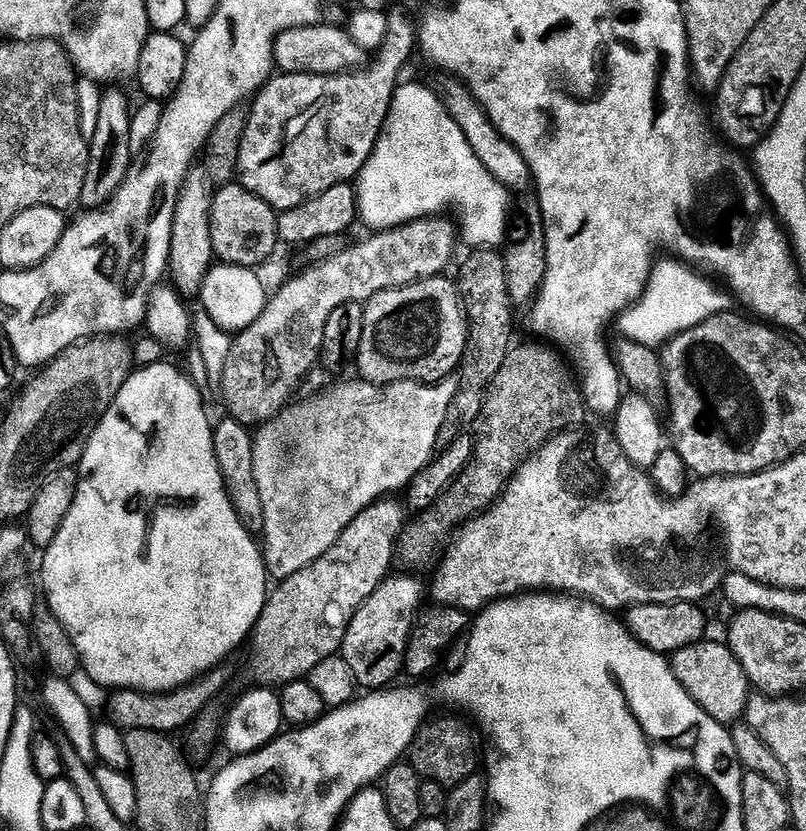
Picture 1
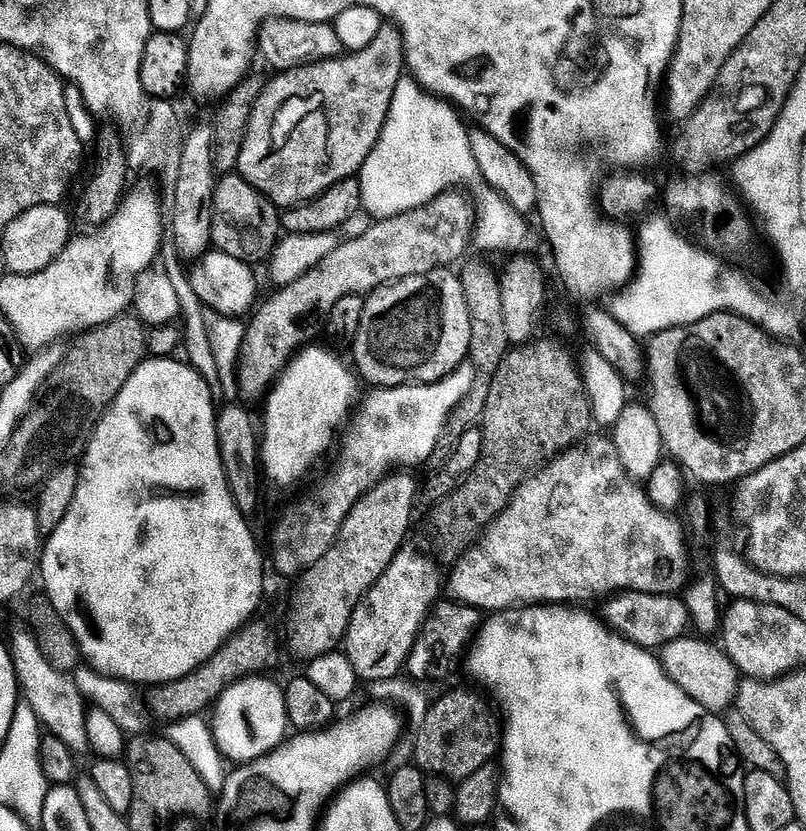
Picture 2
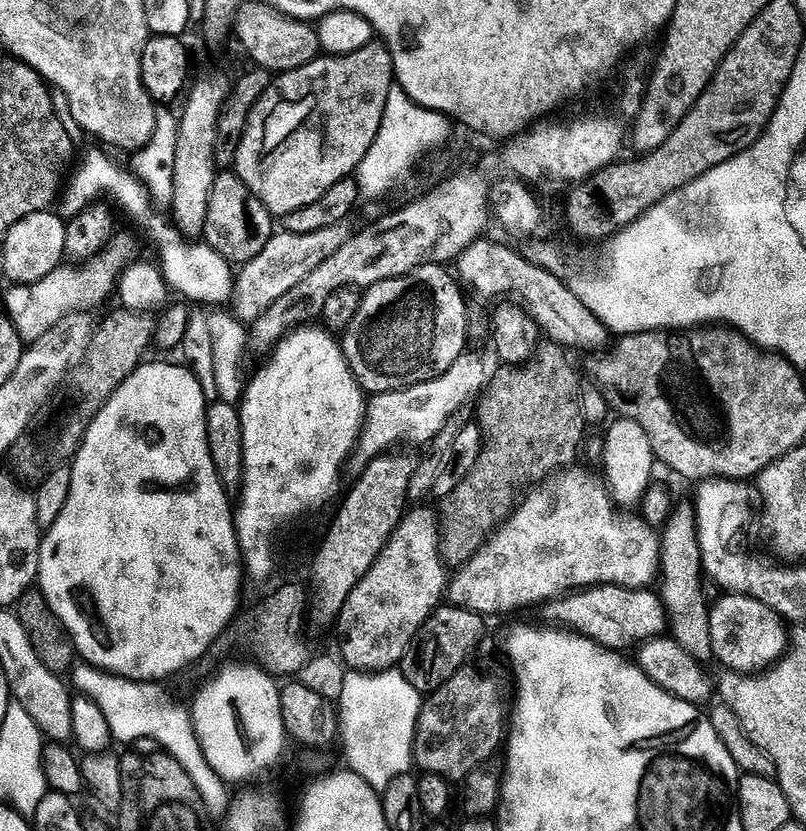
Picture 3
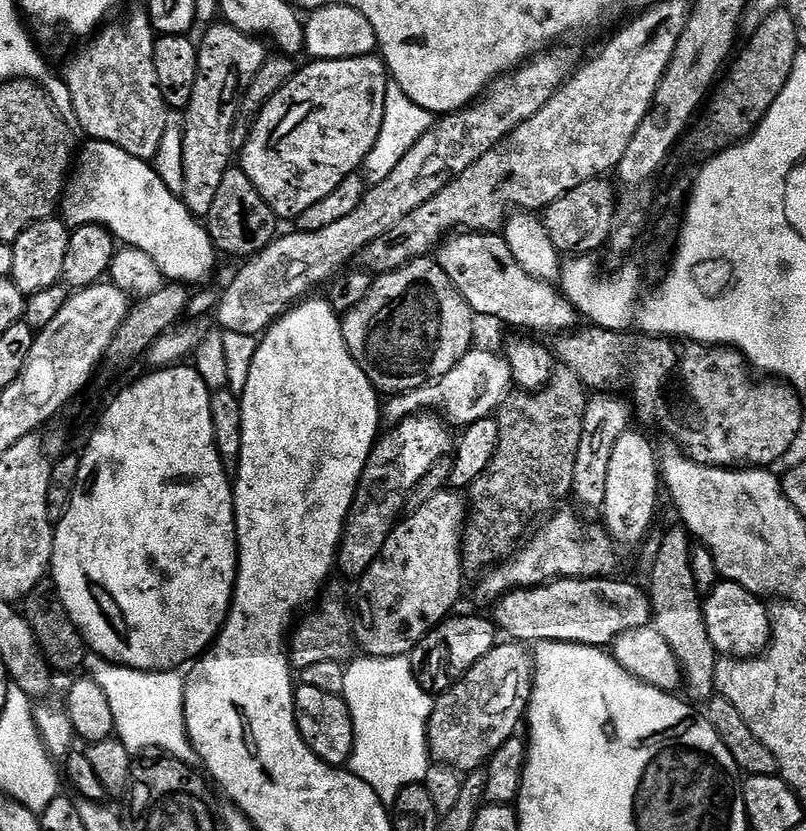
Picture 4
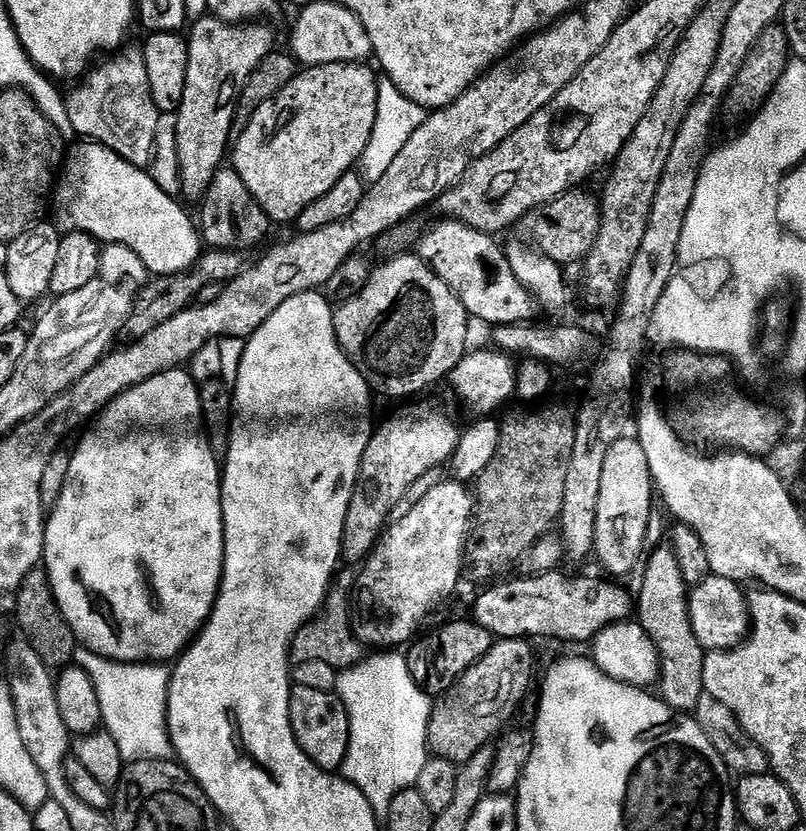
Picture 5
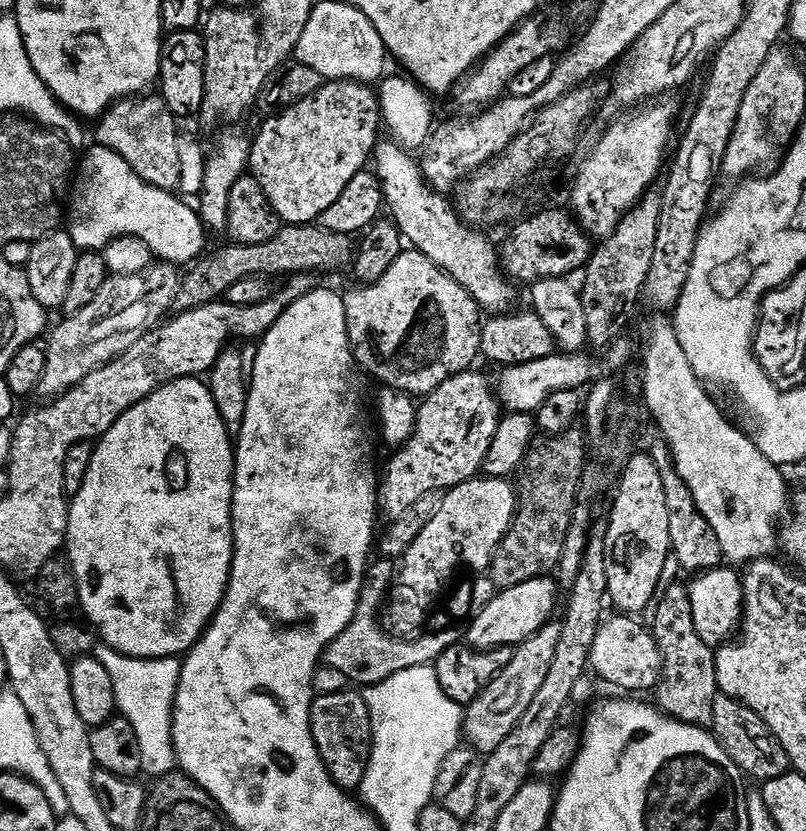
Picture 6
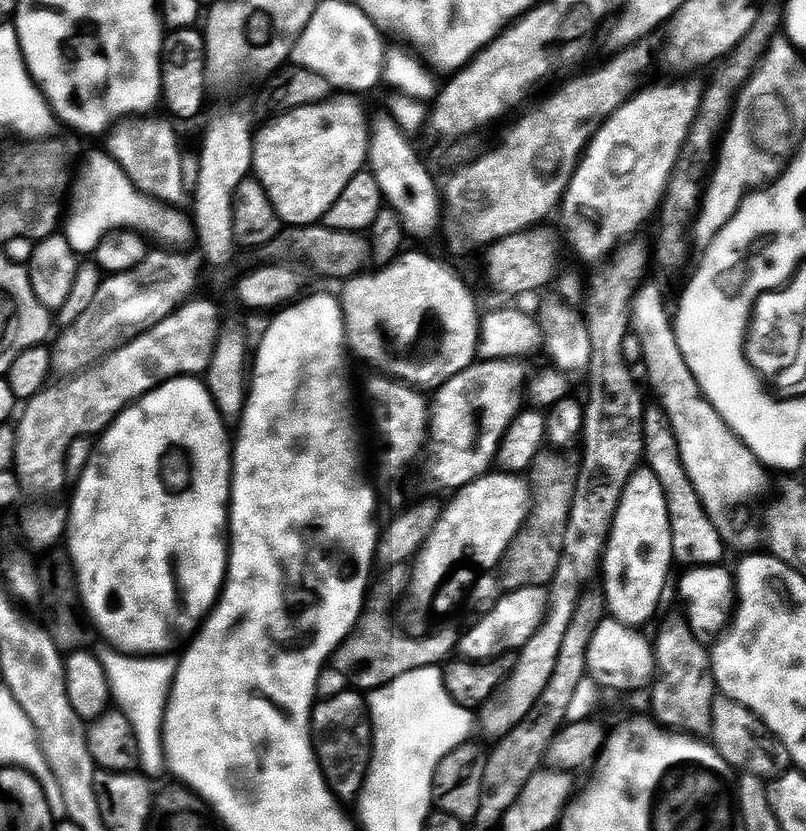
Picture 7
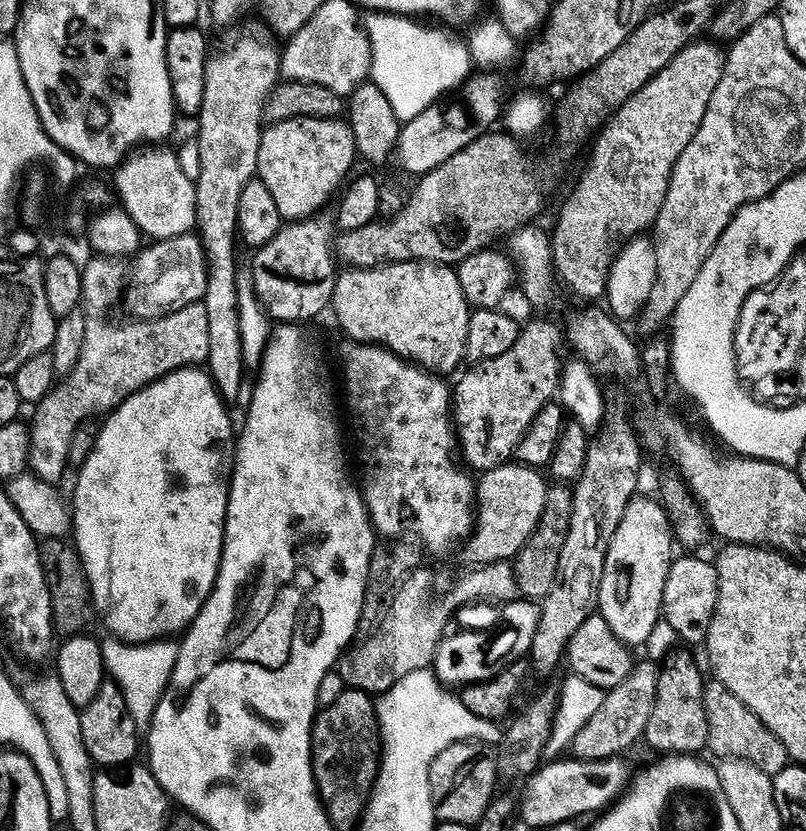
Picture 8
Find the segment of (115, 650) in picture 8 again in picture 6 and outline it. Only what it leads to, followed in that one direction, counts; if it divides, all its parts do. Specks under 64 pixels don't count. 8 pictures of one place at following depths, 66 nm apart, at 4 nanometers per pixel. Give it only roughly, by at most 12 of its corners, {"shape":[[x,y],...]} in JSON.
{"shape":[[94,655],[138,734],[143,775],[175,773],[176,658]]}

